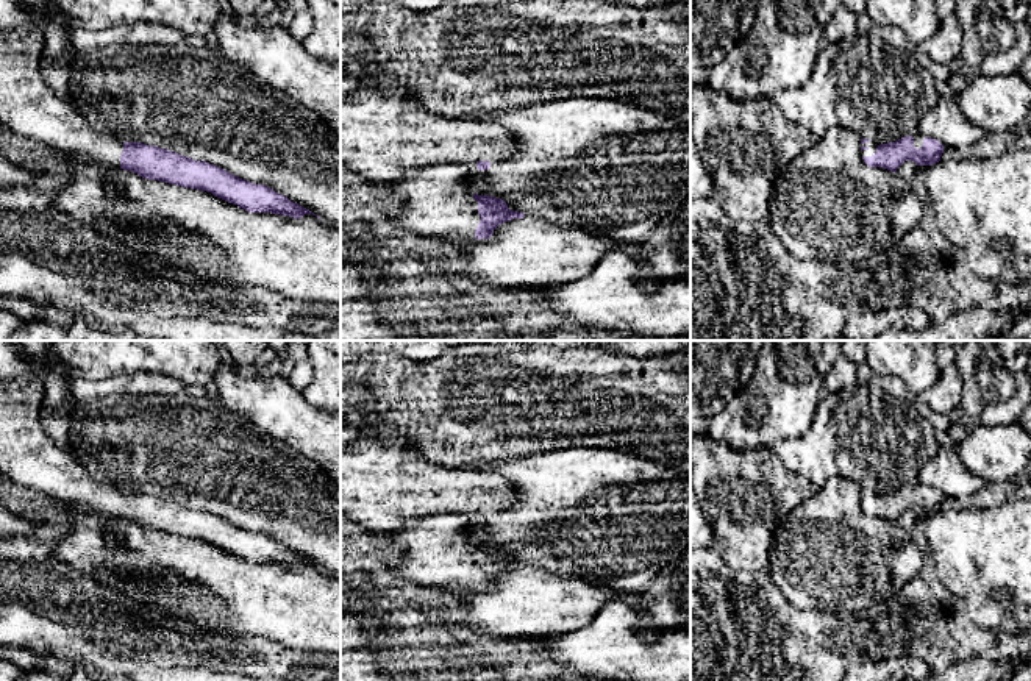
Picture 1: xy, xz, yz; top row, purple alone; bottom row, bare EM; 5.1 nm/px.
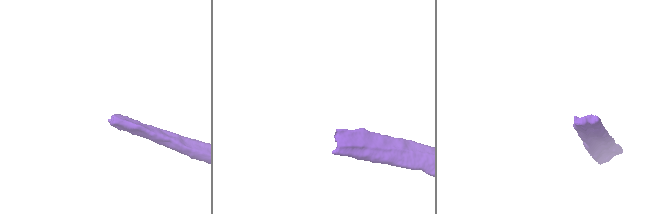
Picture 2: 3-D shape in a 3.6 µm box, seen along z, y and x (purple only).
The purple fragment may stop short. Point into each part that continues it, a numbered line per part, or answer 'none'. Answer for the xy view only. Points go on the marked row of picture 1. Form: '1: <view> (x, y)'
1: xy (28, 106)

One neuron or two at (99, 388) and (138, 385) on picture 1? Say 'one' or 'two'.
one

